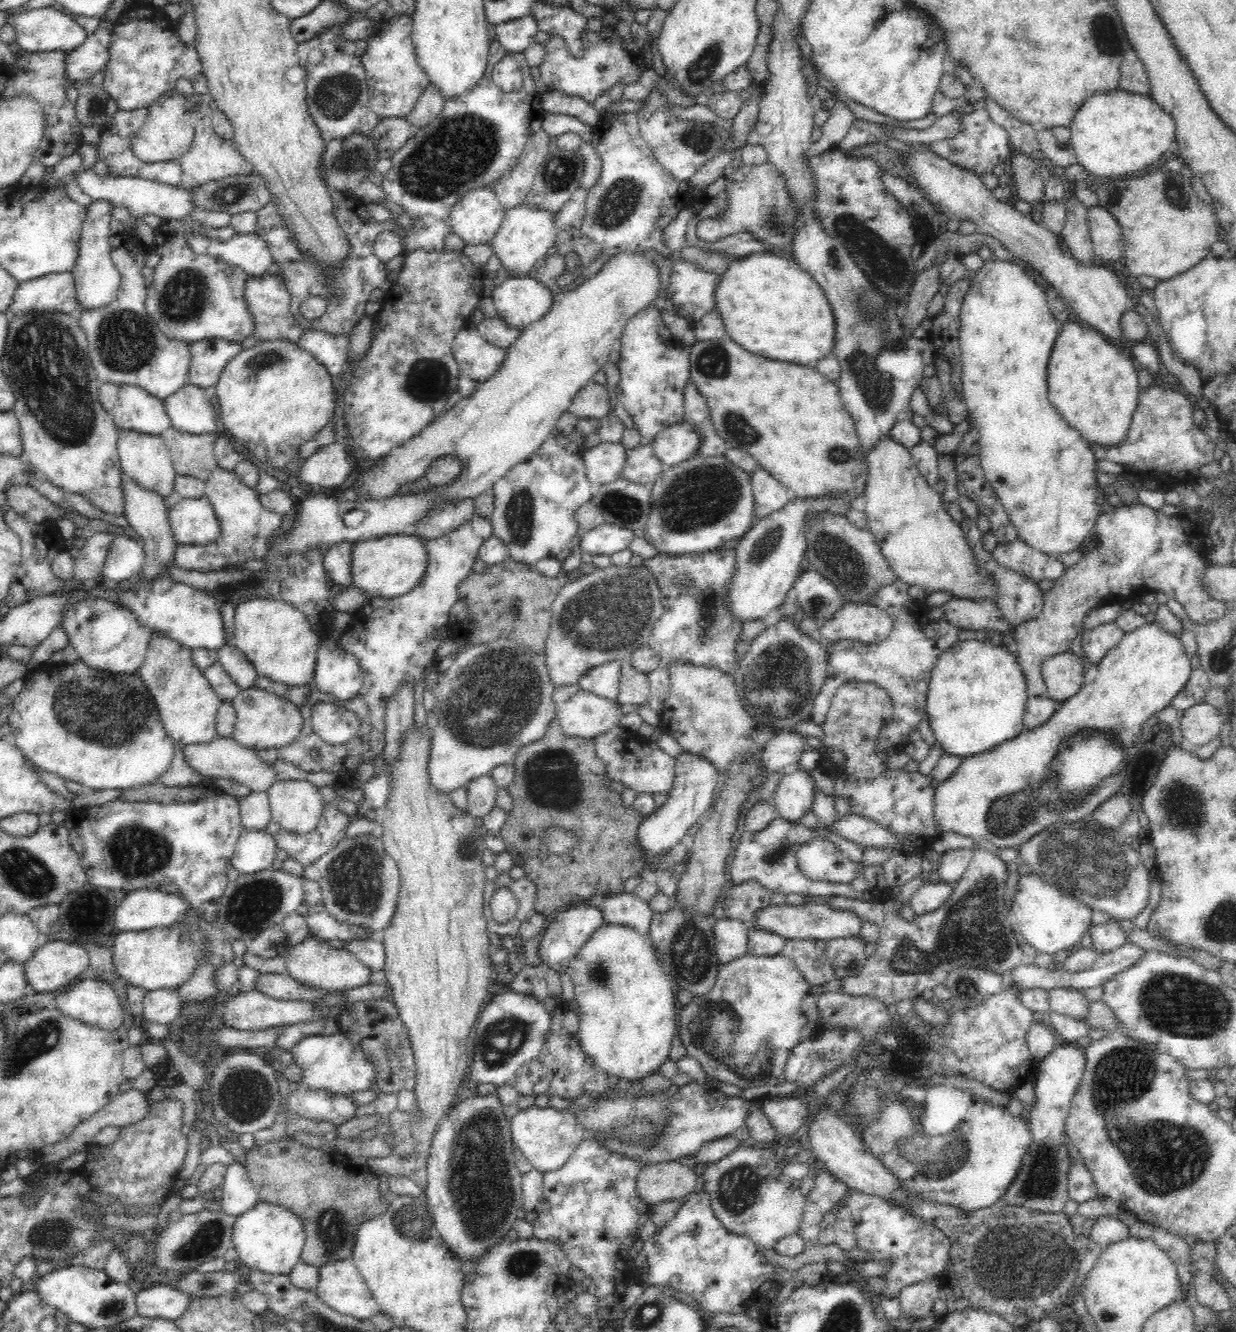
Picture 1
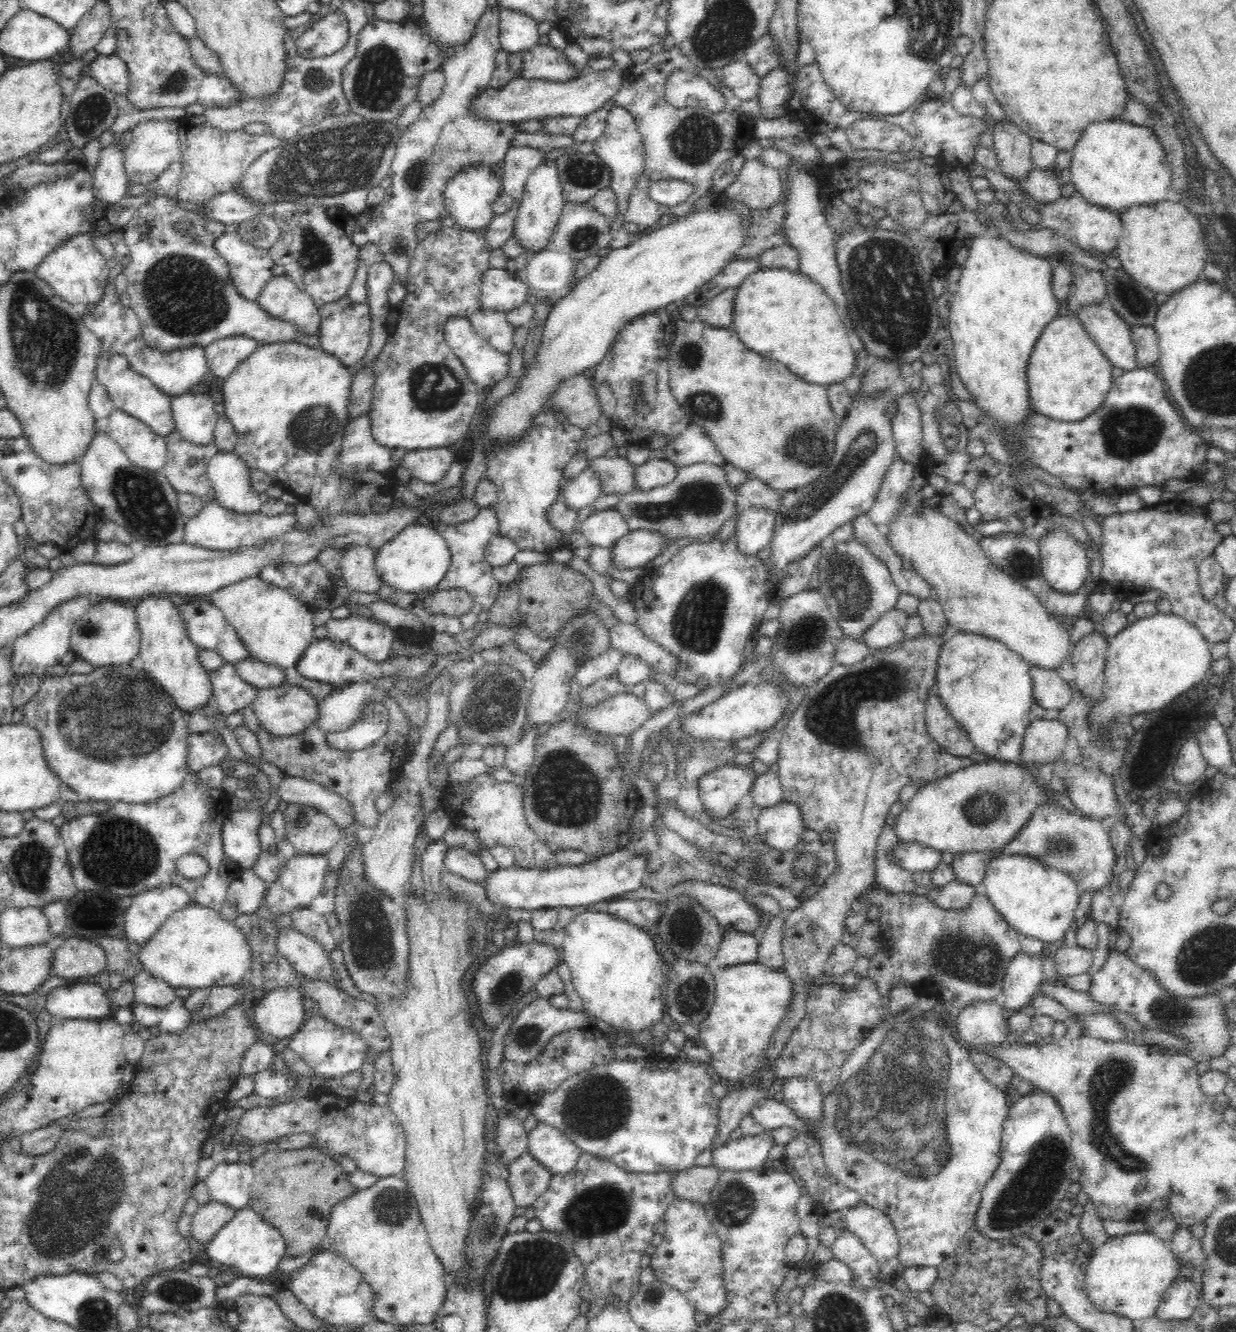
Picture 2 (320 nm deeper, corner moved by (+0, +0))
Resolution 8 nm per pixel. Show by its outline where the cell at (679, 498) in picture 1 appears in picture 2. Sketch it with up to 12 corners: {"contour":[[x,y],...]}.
{"contour":[[629,530],[612,546],[617,568],[647,568],[680,536]]}

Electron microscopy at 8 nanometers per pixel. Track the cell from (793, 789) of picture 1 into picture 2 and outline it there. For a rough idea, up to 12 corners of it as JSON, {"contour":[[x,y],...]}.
{"contour":[[782,801],[756,819],[758,835],[779,850],[794,848],[806,828],[801,809]]}

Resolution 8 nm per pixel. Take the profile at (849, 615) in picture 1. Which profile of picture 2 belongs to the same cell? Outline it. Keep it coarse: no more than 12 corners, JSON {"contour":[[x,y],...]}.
{"contour":[[889,610],[861,634],[874,650],[904,640],[909,616]]}

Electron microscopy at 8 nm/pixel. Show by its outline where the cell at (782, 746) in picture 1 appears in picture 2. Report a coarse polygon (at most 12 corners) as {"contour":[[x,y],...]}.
{"contour":[[750,764],[724,765],[698,780],[712,820],[726,818],[758,775]]}

